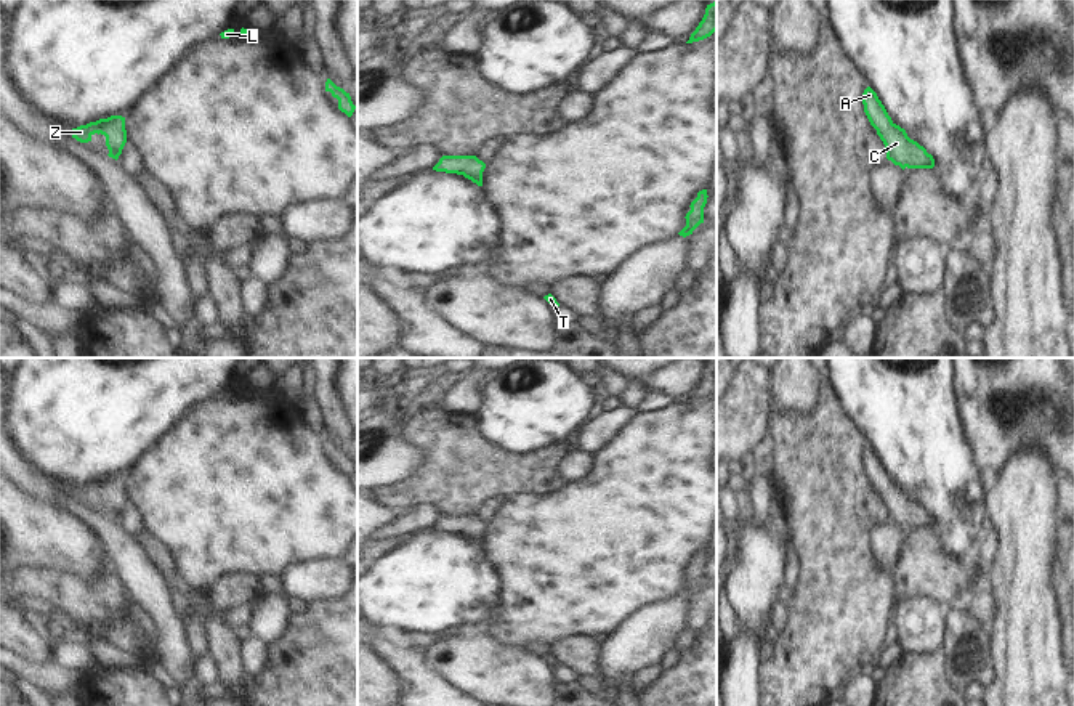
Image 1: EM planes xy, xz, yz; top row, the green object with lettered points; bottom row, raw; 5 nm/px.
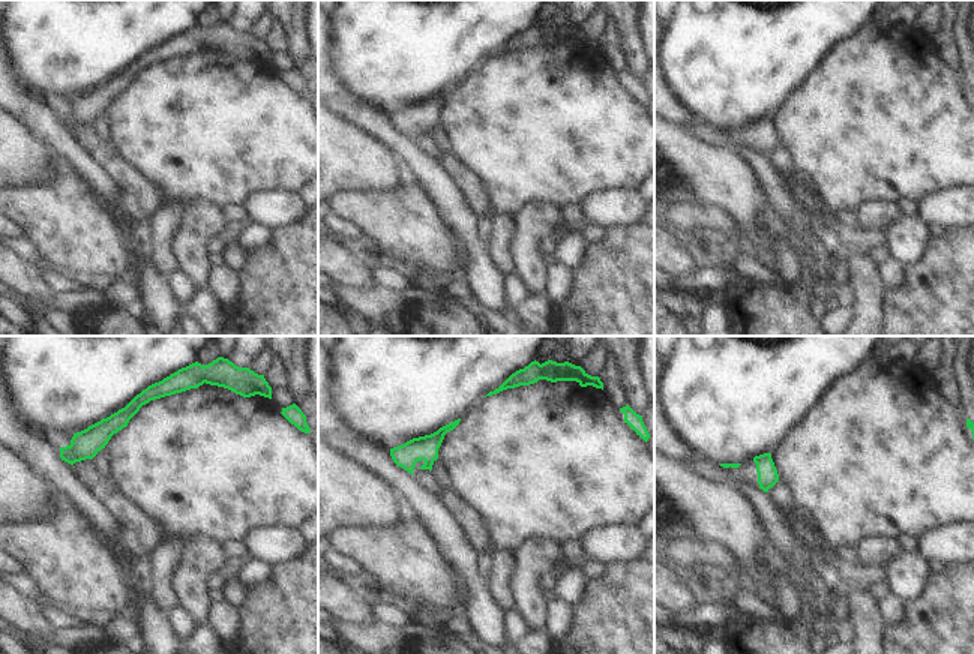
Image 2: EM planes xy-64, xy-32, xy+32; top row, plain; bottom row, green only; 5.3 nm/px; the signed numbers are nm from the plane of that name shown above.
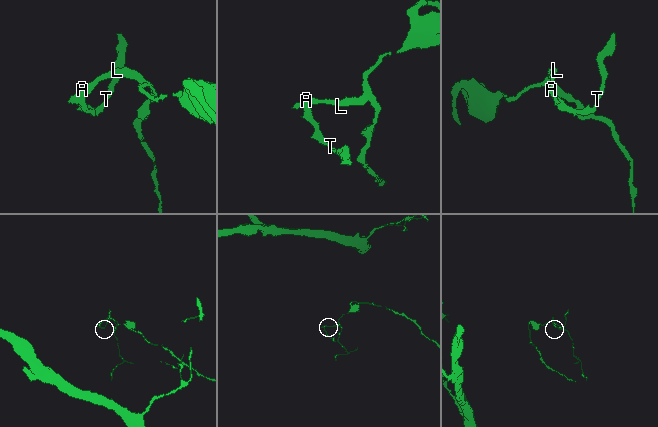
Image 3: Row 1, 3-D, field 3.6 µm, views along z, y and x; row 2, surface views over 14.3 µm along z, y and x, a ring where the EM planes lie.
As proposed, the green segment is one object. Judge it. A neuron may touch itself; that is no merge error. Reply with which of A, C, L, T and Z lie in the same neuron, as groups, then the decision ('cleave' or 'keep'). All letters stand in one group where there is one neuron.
A C L T Z; keep

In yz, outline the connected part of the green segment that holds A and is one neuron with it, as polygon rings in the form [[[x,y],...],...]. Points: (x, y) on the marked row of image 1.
[[[867,87],[861,96],[864,112],[870,125],[877,130],[877,135],[886,148],[886,159],[902,170],[907,168],[933,168],[935,159],[927,152],[923,146],[910,140],[904,128],[896,125],[888,116],[885,106],[878,99],[877,93]]]

